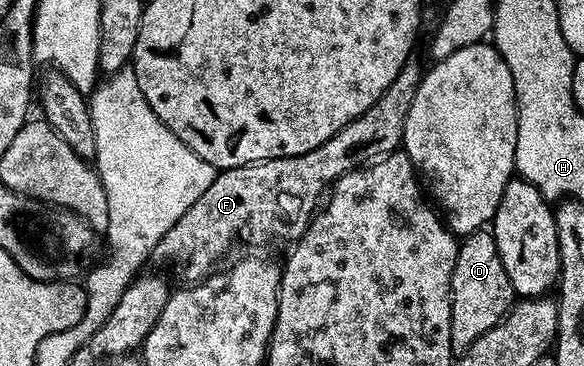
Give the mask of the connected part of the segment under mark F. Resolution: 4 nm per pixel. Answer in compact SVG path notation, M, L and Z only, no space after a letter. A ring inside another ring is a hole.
M411 57L399 69L399 77L387 85L383 97L323 145L302 155L264 159L238 167L226 167L213 176L211 185L199 201L163 233L155 245L151 259L166 263L173 270L172 278L181 285L192 285L208 279L218 270L221 258L242 239L249 247L269 247L272 243L292 245L303 237L319 210L323 196L339 177L367 167L402 146L407 113L421 84L423 66ZM321 199L321 200L320 200ZM318 202L318 203L317 203Z

